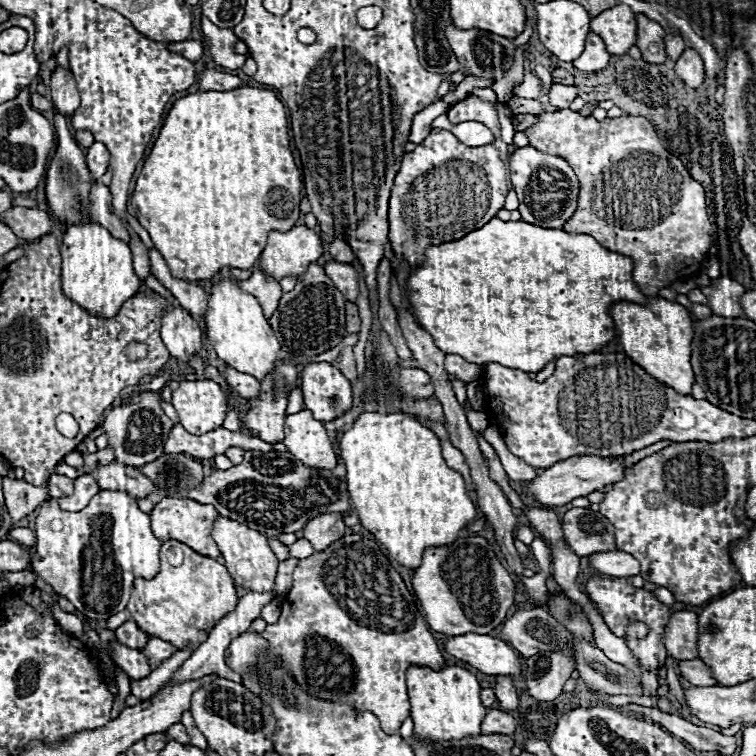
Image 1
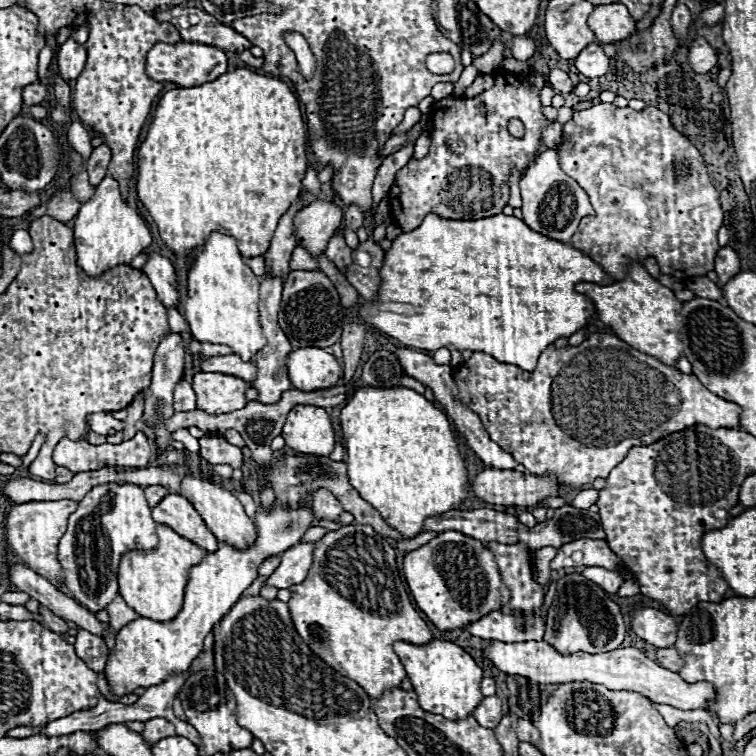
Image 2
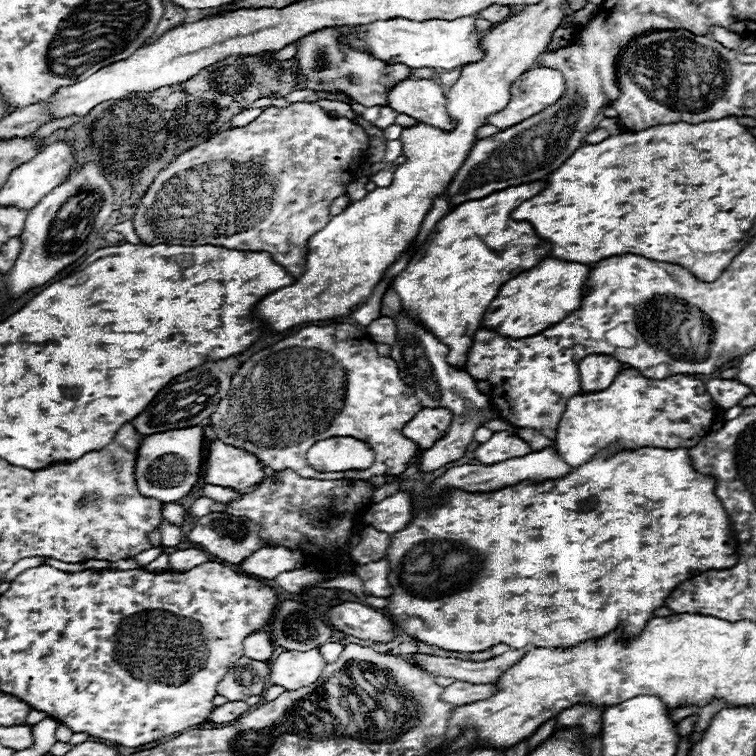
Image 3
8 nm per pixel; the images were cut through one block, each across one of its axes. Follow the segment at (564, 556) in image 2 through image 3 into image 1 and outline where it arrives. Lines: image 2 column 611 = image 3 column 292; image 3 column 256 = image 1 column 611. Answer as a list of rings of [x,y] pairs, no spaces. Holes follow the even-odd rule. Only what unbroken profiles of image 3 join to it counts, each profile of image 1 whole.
[[[620,550],[590,554],[588,562],[590,562],[592,570],[606,574],[606,576],[626,578],[626,576],[640,574],[640,562],[636,562],[636,558],[632,558],[630,554],[620,552]]]

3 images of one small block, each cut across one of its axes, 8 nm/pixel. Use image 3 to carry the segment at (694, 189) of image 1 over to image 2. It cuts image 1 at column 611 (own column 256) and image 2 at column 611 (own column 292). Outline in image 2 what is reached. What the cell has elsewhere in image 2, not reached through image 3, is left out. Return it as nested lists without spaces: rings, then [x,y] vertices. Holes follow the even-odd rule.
[[[600,102],[588,110],[580,110],[580,112],[574,112],[572,120],[568,120],[562,128],[562,144],[558,148],[558,154],[560,154],[560,166],[562,170],[570,176],[570,178],[576,178],[576,182],[586,190],[586,194],[590,196],[590,202],[592,202],[592,208],[594,208],[594,216],[584,216],[576,234],[572,236],[572,246],[582,250],[584,254],[588,254],[596,264],[600,264],[604,268],[606,274],[612,274],[614,280],[622,280],[626,278],[628,274],[628,262],[630,260],[638,260],[638,262],[644,262],[648,256],[654,256],[660,264],[660,270],[662,274],[672,274],[676,278],[694,278],[694,276],[706,276],[710,270],[714,270],[714,258],[716,258],[716,252],[718,252],[718,240],[716,240],[716,232],[718,228],[722,226],[722,220],[724,220],[724,212],[720,208],[720,196],[718,196],[718,190],[714,188],[714,184],[710,182],[710,174],[708,174],[708,168],[706,168],[706,162],[704,162],[704,156],[698,152],[698,148],[684,136],[680,134],[674,126],[672,126],[672,120],[668,114],[664,114],[662,110],[654,108],[654,106],[648,106],[640,112],[632,110],[632,108],[618,108],[614,104],[606,104],[606,102]]]

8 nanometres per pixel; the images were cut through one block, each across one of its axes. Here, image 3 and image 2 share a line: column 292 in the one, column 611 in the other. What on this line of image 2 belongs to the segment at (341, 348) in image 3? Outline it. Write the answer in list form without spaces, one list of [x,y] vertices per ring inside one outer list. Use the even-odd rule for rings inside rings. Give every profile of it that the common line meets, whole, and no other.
[[[590,334],[580,346],[556,348],[550,344],[540,354],[538,366],[530,372],[528,380],[522,378],[518,366],[496,362],[486,352],[474,352],[470,360],[454,370],[454,382],[458,386],[458,400],[480,416],[492,442],[510,452],[530,474],[550,474],[570,488],[592,484],[596,478],[608,478],[632,446],[652,444],[694,424],[710,428],[736,428],[740,424],[740,406],[712,394],[694,374],[682,374],[678,368],[628,346],[612,334]],[[554,378],[558,394],[552,404]]]

